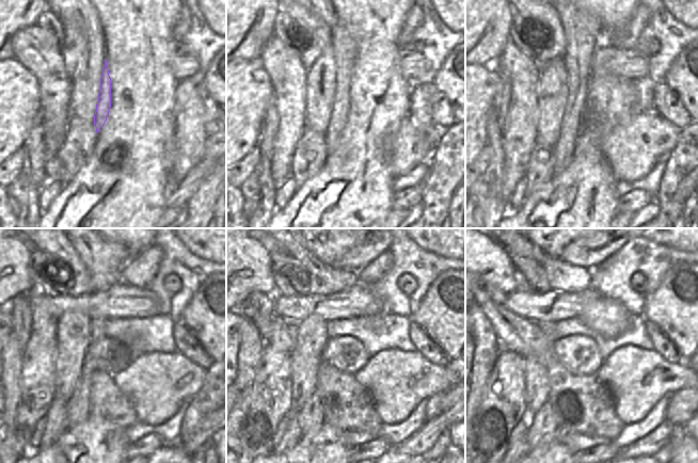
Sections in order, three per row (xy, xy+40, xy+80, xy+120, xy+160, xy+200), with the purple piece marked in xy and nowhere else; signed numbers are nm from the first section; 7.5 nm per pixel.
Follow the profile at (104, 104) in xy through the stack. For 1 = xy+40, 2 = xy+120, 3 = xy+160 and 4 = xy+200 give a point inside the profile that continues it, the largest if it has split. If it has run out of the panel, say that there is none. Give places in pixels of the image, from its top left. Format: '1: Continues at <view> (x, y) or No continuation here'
1: Continues at xy+40 (343, 45)
2: Continues at xy+120 (78, 408)
3: Continues at xy+160 (311, 416)
4: Continues at xy+200 (542, 425)

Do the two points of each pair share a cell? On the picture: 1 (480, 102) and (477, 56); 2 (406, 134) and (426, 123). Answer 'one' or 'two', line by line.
1: two
2: two

